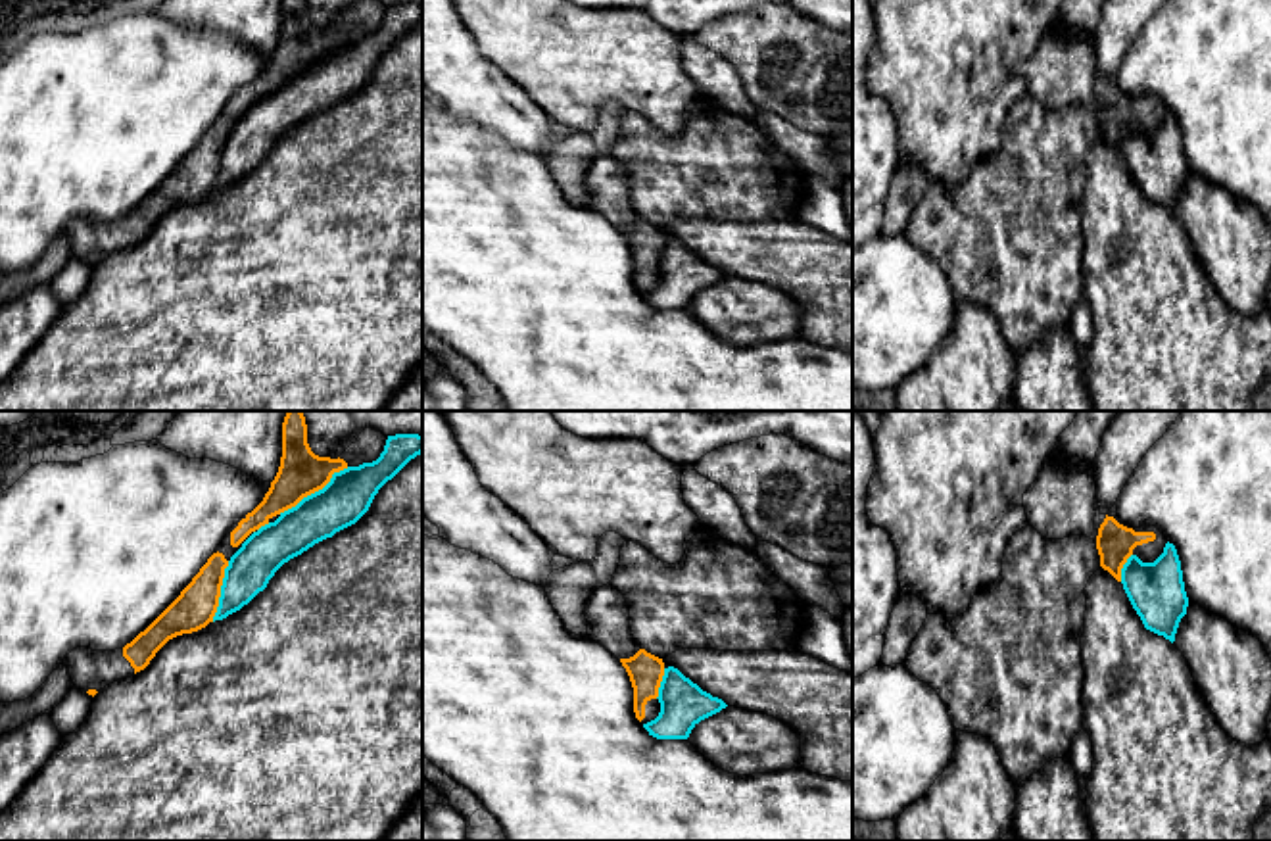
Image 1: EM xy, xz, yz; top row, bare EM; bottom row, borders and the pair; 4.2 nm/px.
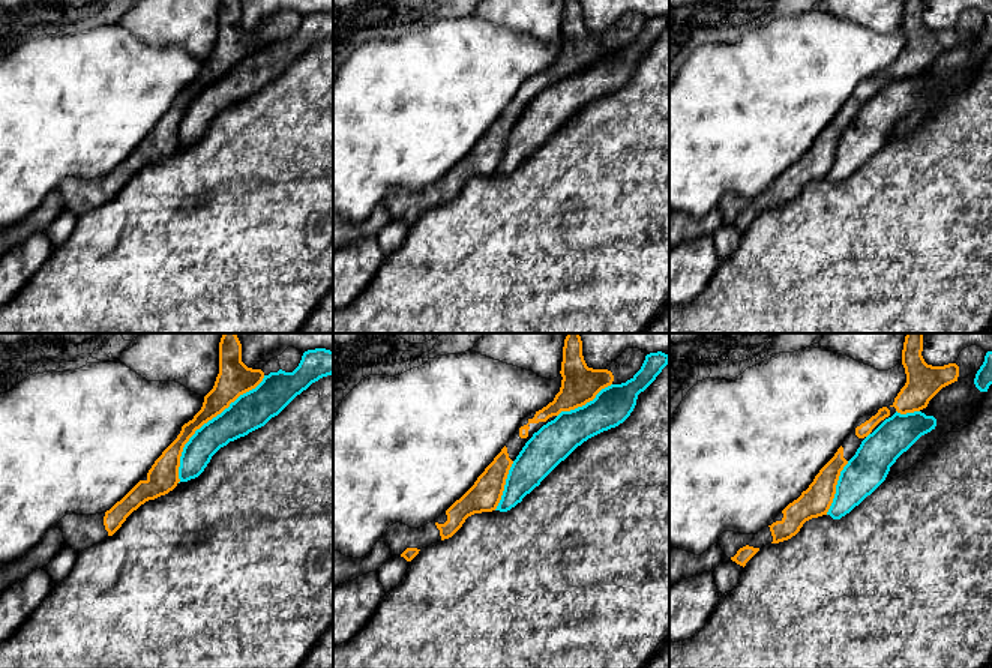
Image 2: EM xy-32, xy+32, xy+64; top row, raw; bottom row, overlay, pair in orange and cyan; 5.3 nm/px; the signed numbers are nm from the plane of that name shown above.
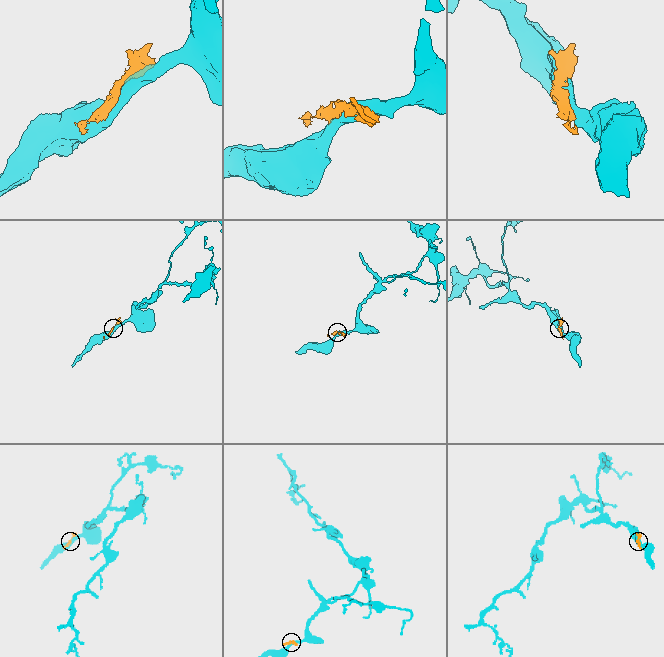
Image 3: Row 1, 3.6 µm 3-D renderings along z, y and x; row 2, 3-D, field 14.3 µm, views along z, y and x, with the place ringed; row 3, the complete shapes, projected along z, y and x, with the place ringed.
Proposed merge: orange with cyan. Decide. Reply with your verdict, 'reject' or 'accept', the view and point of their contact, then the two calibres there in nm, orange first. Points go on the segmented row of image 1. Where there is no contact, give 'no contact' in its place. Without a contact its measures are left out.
reject; meets orange in xy at (313, 492); 190 nm thick on the orange side, 200 nm on the other

